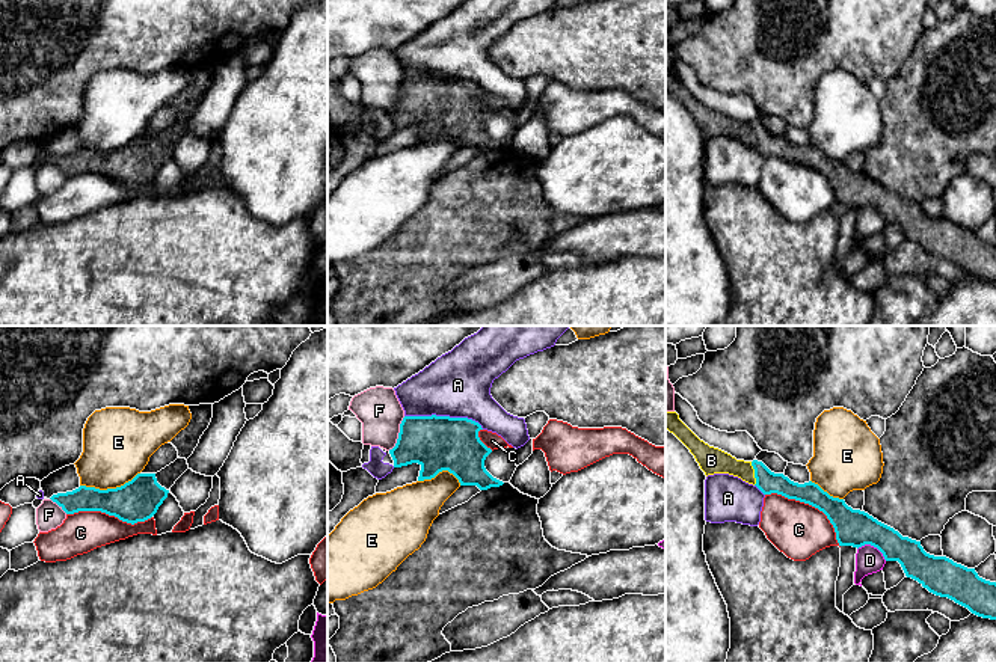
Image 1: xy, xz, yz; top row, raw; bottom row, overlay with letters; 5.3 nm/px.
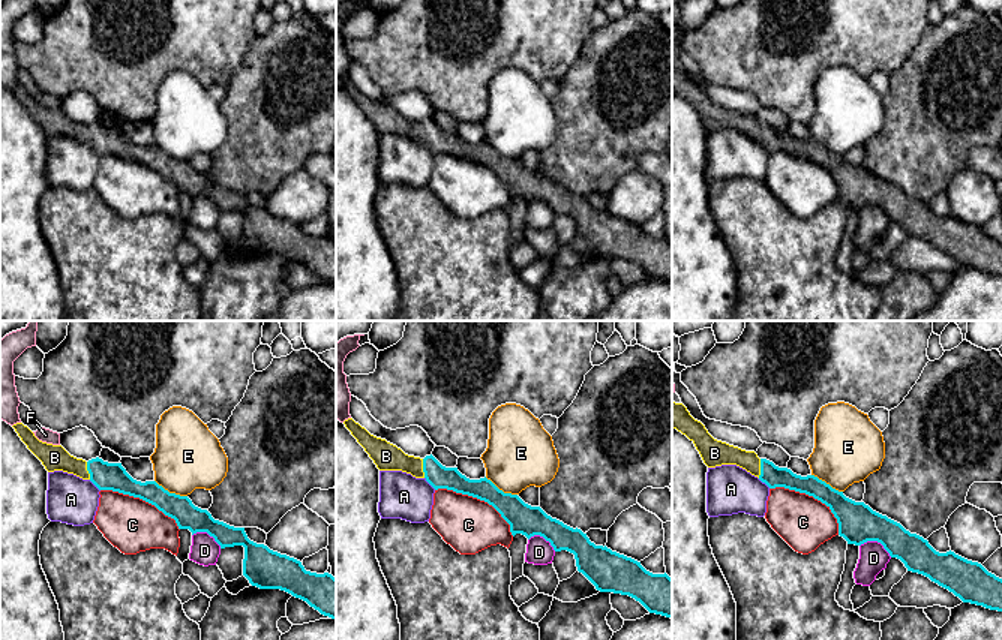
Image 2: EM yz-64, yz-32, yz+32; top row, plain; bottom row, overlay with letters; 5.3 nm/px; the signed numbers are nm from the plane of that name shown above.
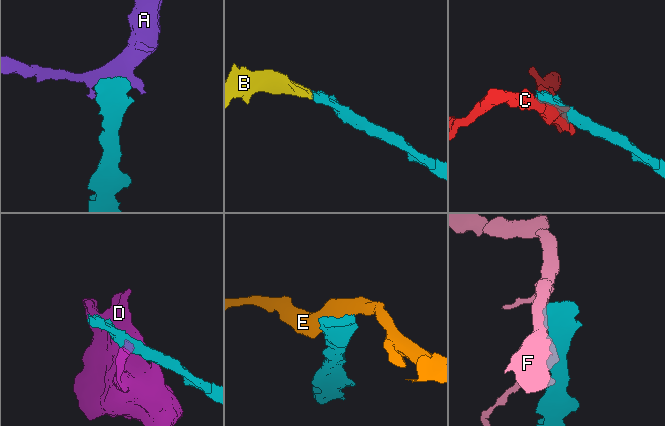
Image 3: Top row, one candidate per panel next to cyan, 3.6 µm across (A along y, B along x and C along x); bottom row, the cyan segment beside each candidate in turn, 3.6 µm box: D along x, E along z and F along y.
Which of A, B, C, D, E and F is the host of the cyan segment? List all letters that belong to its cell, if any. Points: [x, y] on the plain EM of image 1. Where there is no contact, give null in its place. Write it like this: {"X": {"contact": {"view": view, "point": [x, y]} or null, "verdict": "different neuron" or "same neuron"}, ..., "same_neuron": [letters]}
{"A": {"contact": {"view": "xz", "point": [444, 79]}, "verdict": "different neuron"}, "B": {"contact": {"view": "yz", "point": [755, 136]}, "verdict": "same neuron"}, "C": {"contact": {"view": "yz", "point": [811, 166]}, "verdict": "different neuron"}, "D": {"contact": {"view": "yz", "point": [873, 207]}, "verdict": "different neuron"}, "E": {"contact": {"view": "xy", "point": [109, 151]}, "verdict": "different neuron"}, "F": {"contact": {"view": "xz", "point": [399, 97]}, "verdict": "different neuron"}, "same_neuron": ["B"]}

